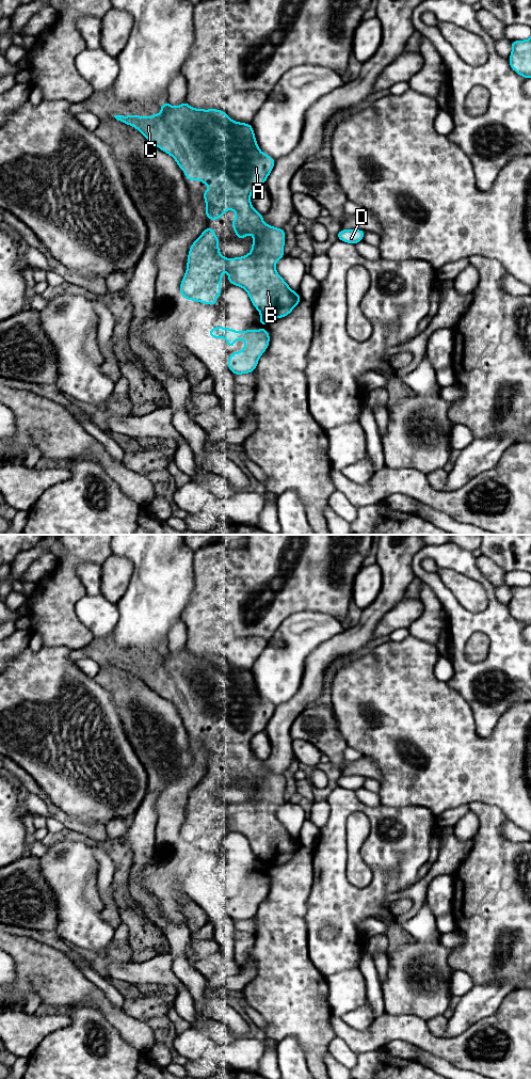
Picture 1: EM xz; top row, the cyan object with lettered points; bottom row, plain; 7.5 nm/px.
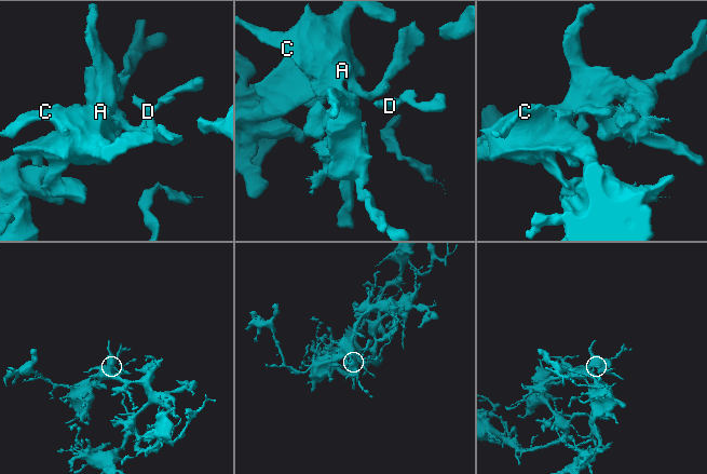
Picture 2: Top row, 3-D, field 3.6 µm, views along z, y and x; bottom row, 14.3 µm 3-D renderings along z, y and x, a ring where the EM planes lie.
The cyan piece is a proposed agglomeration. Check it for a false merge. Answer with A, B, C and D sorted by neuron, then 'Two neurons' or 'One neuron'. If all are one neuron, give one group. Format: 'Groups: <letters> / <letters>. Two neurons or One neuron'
Groups: A B C D. One neuron

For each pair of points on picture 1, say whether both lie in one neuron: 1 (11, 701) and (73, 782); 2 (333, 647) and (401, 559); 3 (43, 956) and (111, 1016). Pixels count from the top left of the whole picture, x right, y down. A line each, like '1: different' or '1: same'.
1: same
2: same
3: same

